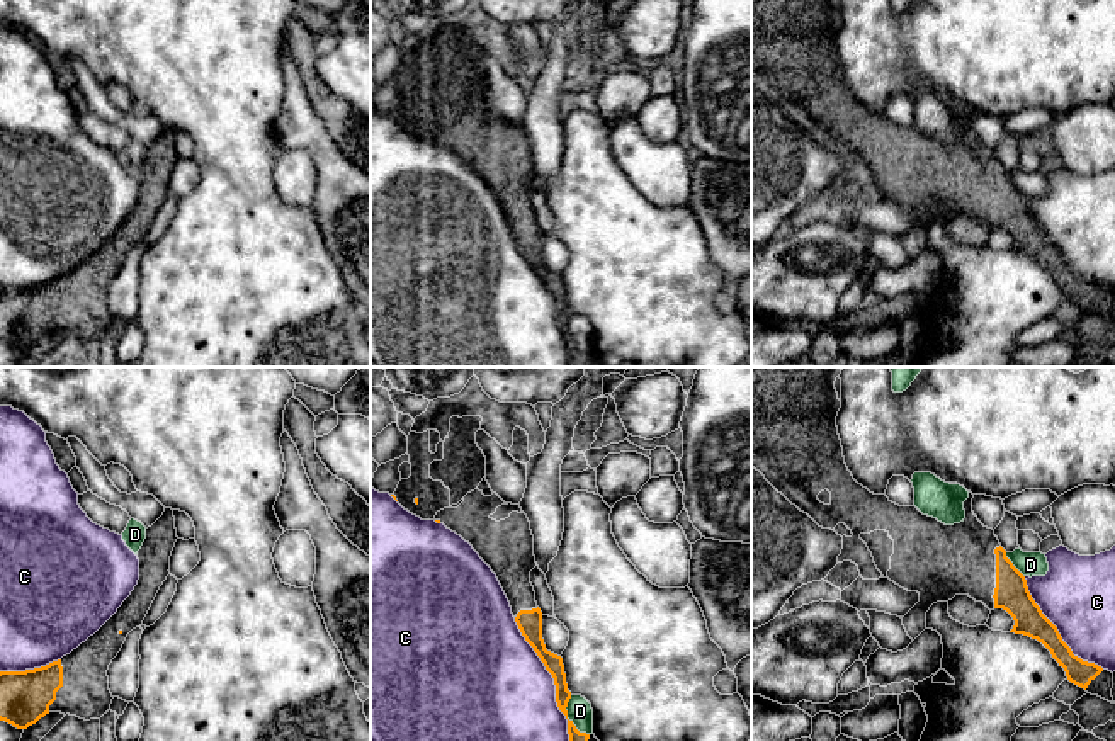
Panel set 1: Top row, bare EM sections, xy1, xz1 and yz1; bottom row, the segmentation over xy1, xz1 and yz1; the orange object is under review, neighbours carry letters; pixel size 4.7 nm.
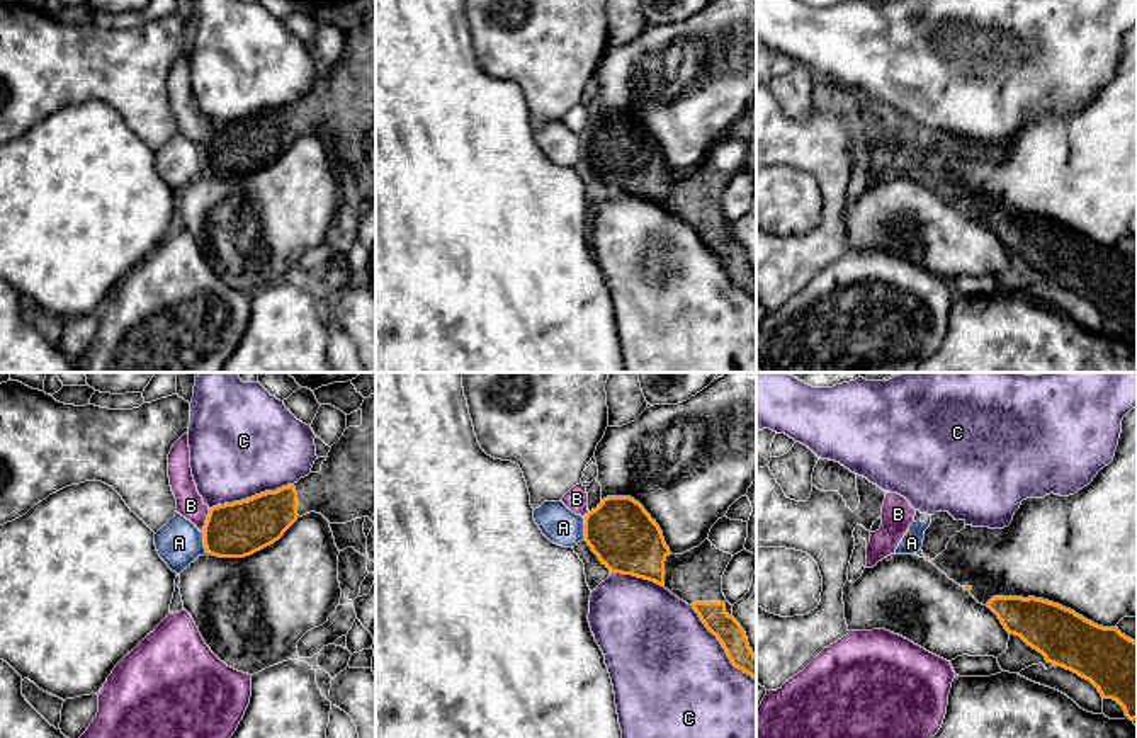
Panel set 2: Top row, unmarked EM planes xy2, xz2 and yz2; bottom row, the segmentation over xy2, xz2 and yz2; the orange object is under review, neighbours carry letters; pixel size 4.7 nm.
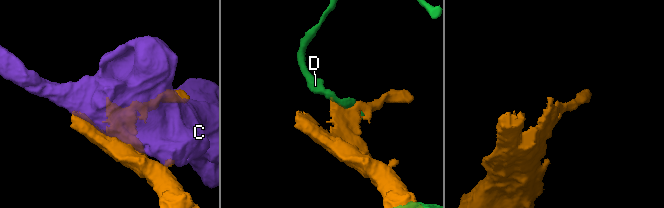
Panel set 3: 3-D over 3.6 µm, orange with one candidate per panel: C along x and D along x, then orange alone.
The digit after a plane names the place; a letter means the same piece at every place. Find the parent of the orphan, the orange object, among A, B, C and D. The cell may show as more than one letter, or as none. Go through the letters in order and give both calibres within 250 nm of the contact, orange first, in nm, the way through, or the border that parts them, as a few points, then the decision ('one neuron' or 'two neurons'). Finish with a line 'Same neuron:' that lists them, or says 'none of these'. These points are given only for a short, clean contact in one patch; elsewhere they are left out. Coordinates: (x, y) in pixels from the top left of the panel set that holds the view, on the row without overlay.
A: 320 nm thick on the orange side, 170 nm on the other; two neurons
B: 260 nm thick on the orange side, 130 nm on the other; border along xy2 (209, 130), (203, 152); two neurons
C: 90 nm thick on the orange side, 480 nm on the other; two neurons
D: 80 nm thick on the orange side, 120 nm on the other; two neurons
Same neuron: none of these

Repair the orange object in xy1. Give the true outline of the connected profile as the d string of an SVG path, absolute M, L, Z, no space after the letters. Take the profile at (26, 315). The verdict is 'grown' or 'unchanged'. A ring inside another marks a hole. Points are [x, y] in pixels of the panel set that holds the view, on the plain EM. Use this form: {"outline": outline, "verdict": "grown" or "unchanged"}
{"outline": "M172 127L146 148L146 158L138 170L139 199L117 231L85 262L70 274L46 286L25 291L0 291L0 340L17 348L27 348L49 331L76 335L80 338L100 338L112 323L107 289L121 270L127 253L139 246L167 195L170 175L177 161L175 136Z", "verdict": "grown"}

